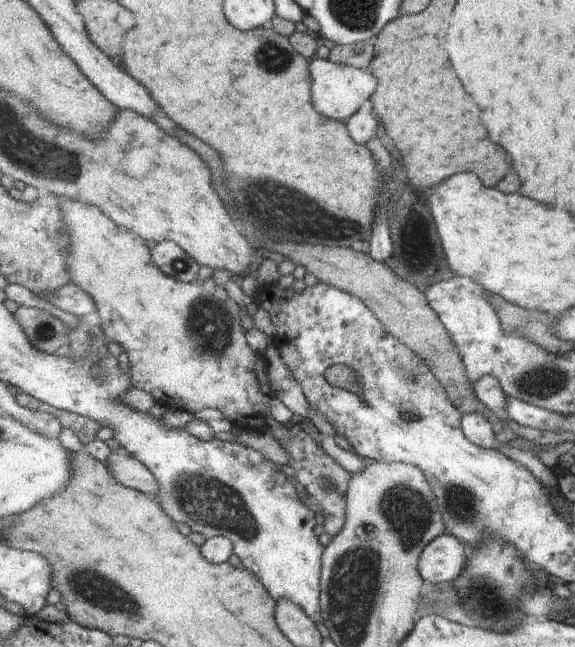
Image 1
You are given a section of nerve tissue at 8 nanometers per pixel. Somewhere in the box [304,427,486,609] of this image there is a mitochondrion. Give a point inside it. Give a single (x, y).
(405, 510)

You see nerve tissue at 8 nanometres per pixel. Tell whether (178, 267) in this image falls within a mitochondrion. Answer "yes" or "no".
yes

